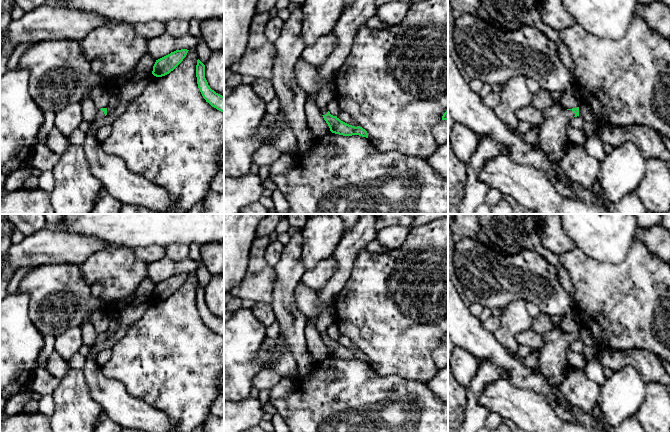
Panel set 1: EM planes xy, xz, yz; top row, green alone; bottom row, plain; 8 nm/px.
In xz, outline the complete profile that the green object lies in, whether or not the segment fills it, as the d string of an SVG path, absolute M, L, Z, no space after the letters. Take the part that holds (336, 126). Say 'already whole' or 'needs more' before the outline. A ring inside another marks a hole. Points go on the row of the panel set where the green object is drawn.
needs more | M331 85L325 86L316 96L315 102L328 124L330 131L343 136L359 135L368 138L368 133L360 126L352 126L341 121L337 116L330 114L328 105L335 98L335 91Z

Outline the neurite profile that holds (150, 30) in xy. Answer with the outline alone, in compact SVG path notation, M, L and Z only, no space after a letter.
M151 21L147 23L139 23L136 26L137 33L148 41L165 33L165 23L159 21Z

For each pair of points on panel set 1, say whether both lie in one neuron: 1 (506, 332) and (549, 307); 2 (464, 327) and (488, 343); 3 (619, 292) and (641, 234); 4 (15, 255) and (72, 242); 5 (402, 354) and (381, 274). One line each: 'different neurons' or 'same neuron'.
1: different neurons
2: same neuron
3: different neurons
4: same neuron
5: same neuron

